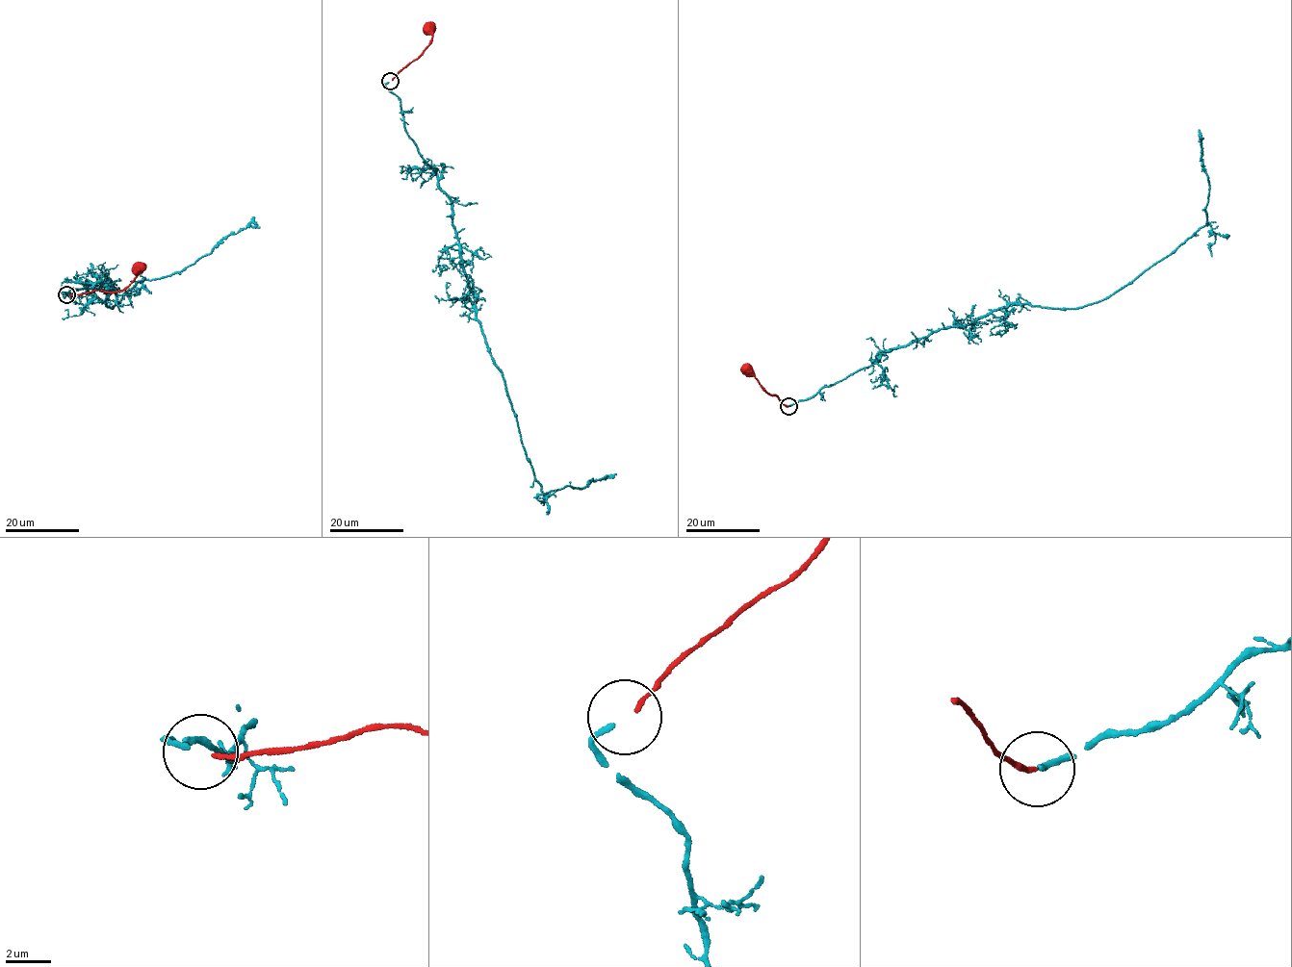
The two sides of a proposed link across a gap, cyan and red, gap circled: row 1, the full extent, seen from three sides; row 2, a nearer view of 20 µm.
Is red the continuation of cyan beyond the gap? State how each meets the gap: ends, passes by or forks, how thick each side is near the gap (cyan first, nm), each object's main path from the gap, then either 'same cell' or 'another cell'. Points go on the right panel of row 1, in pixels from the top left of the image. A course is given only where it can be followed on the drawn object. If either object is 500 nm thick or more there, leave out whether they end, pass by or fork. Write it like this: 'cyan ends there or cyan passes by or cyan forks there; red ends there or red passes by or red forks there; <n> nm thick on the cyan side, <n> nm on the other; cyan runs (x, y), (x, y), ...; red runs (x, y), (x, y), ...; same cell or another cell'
cyan ends there; red ends there; 200 nm thick on the cyan side, 200 nm on the other; cyan runs (789, 406), (871, 365), (881, 351), (999, 307), (1083, 307), (1126, 286), (1207, 224), (1201, 138); red runs (788, 406), (776, 394), (764, 391), (741, 367); same cell

